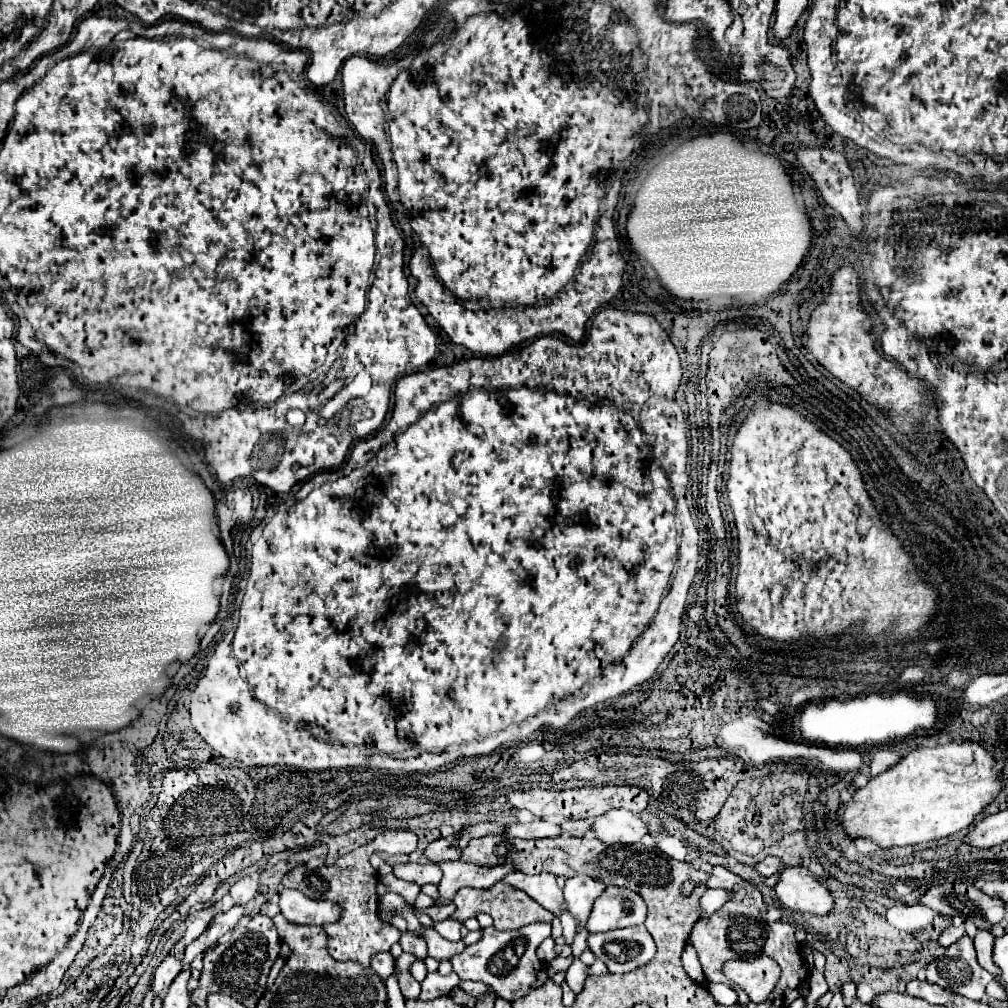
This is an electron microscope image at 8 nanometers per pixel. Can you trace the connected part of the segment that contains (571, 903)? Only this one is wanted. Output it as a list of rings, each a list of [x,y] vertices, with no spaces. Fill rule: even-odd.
[[[574,876],[568,878],[564,884],[564,904],[566,910],[578,922],[578,928],[586,926],[586,920],[594,908],[596,898],[604,892],[604,884],[592,880],[590,876]]]

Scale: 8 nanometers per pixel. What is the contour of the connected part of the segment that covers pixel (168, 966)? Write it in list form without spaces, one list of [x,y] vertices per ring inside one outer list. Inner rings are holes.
[[[166,956],[164,962],[156,968],[154,980],[150,984],[150,990],[154,992],[154,996],[160,996],[164,992],[164,988],[168,988],[172,984],[172,980],[178,976],[180,970],[182,970],[182,962],[178,962],[174,956]]]

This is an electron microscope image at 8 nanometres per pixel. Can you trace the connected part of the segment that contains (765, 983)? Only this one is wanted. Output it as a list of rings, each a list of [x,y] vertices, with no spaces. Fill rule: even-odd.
[[[761,954],[751,961],[742,958],[727,961],[722,974],[738,984],[752,1002],[764,1002],[780,978],[780,968],[772,958]]]

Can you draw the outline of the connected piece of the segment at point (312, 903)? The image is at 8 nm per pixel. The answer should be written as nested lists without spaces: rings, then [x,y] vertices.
[[[280,890],[280,912],[292,924],[326,924],[340,916],[340,908],[328,900],[310,900],[298,890]]]

